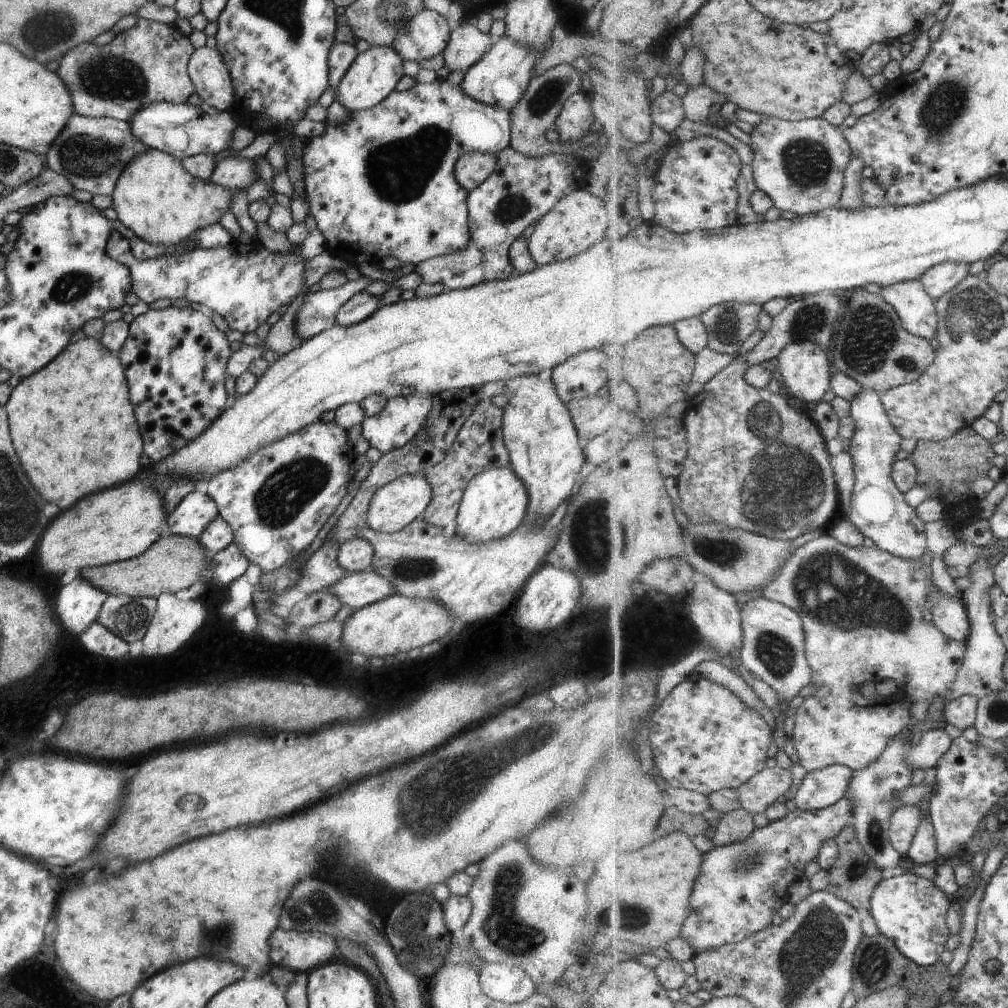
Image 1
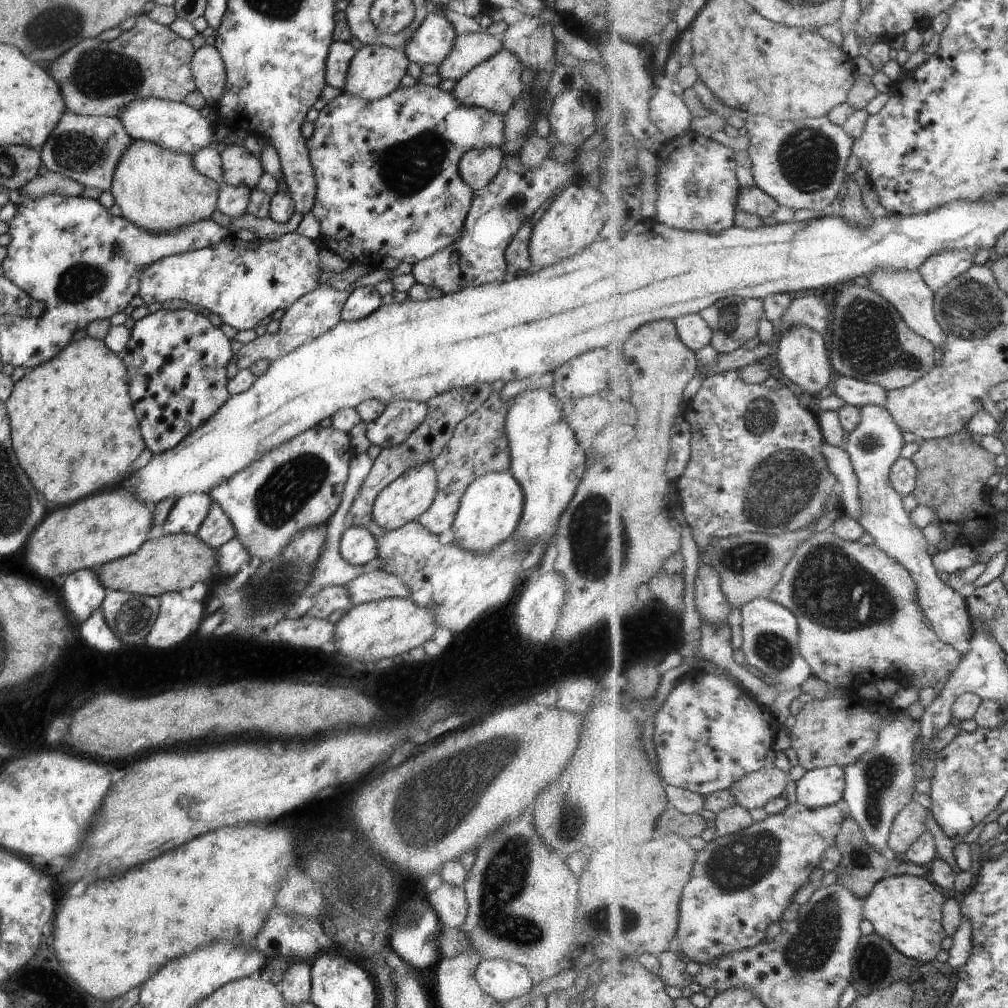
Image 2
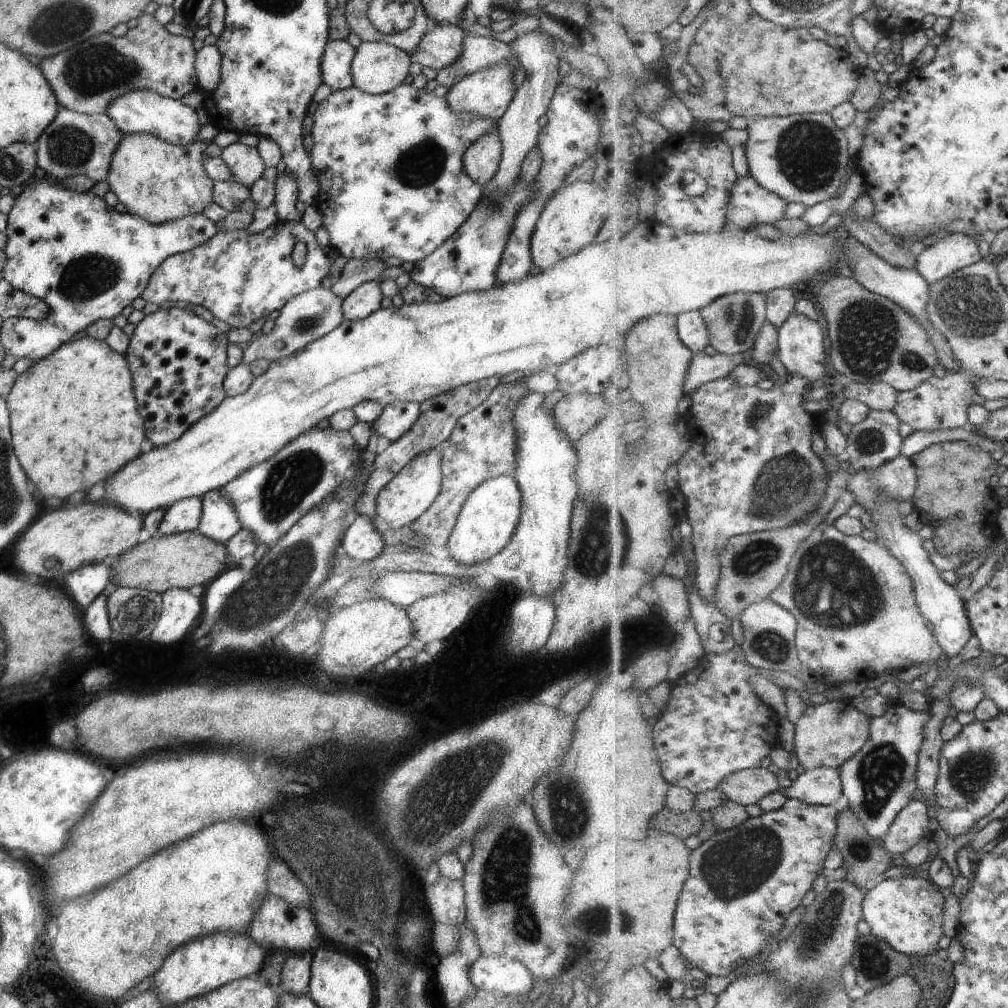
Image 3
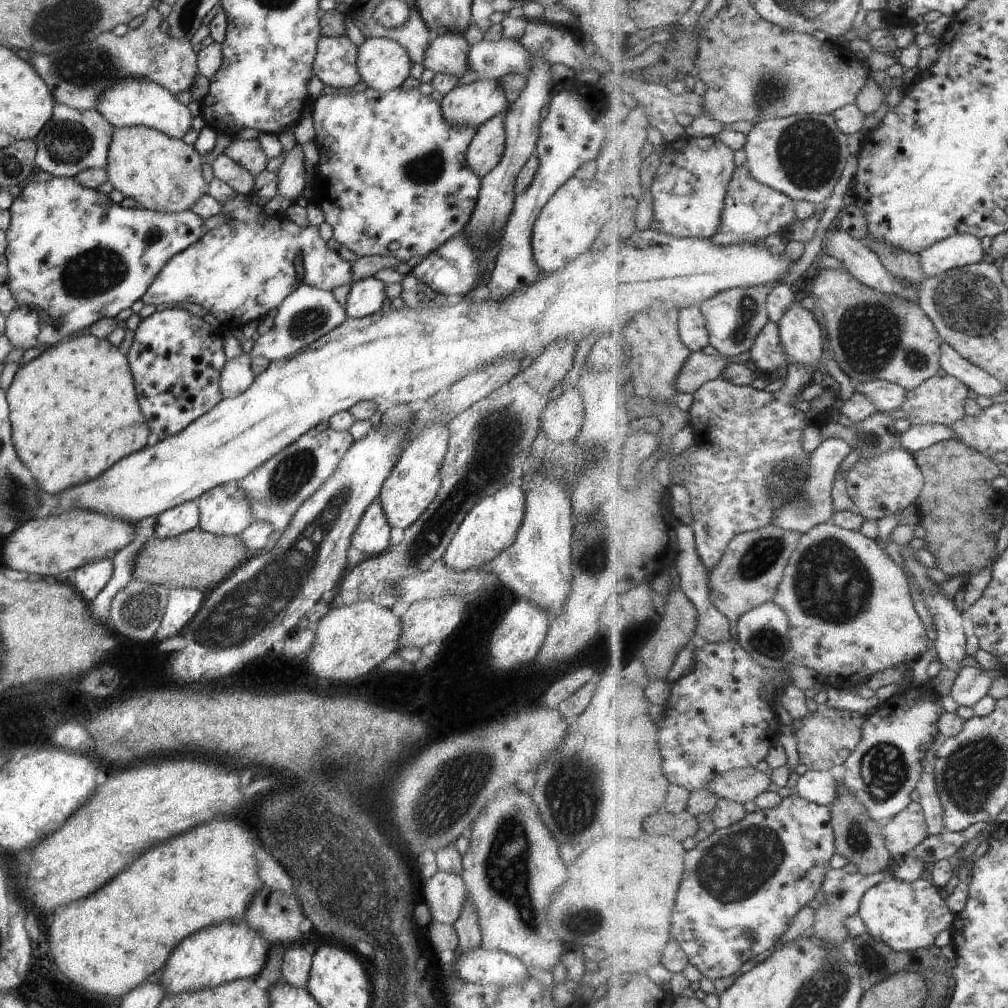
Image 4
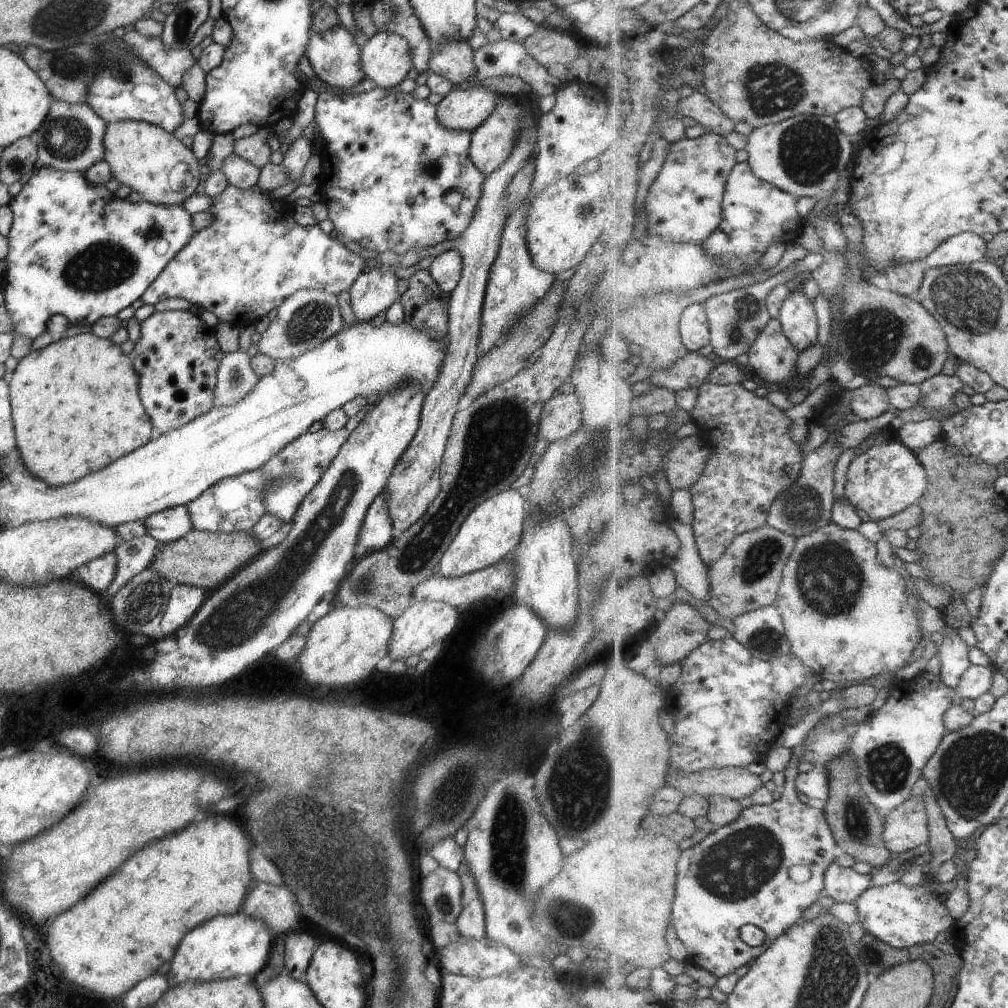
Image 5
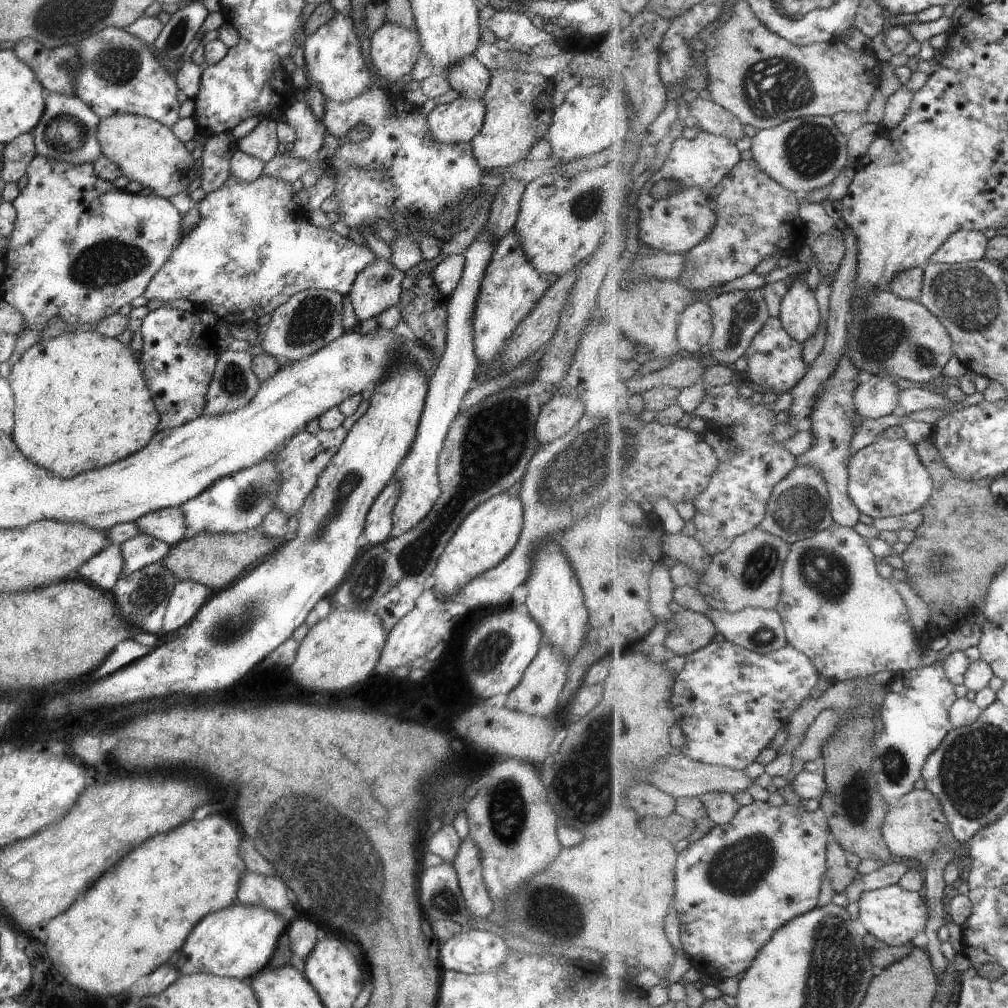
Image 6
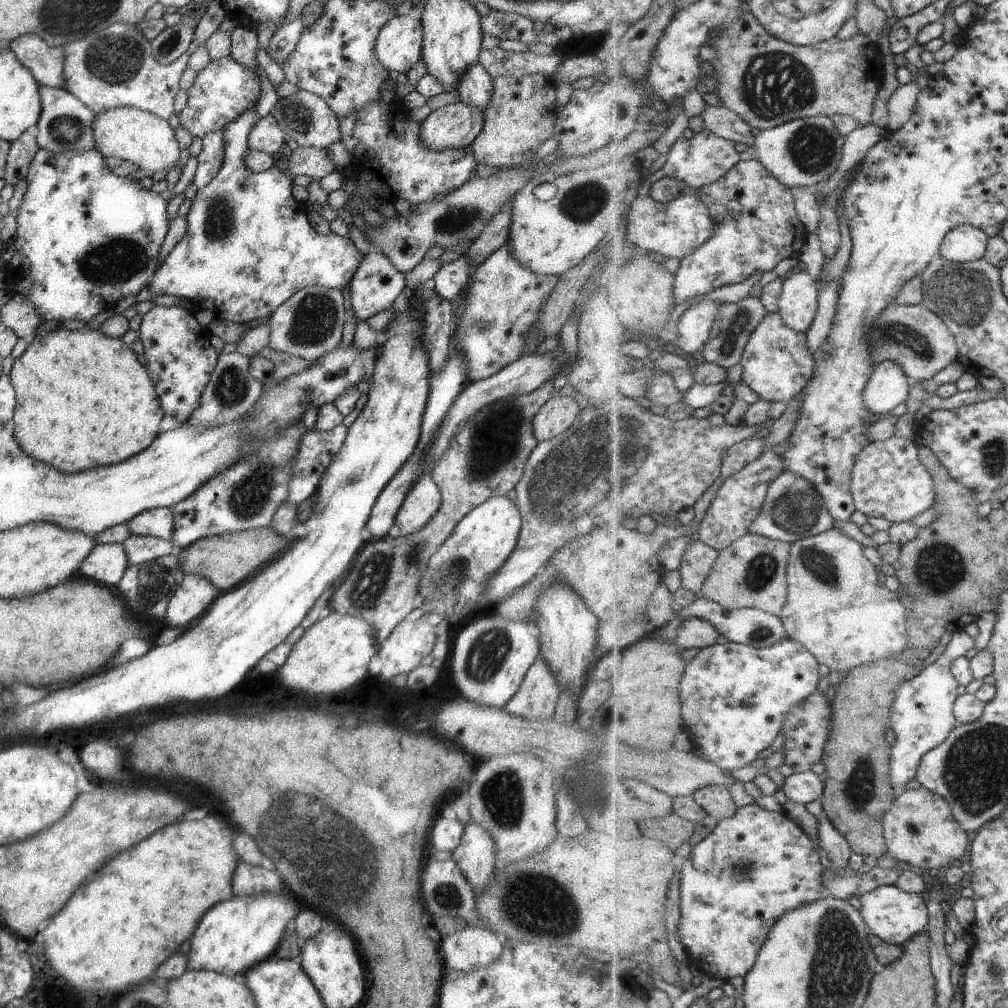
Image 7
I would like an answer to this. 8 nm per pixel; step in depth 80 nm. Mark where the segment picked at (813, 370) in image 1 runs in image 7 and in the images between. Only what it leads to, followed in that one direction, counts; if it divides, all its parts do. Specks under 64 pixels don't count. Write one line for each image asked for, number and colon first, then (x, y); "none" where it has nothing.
2: (802, 357)
3: (802, 345)
4: (802, 336)
5: (798, 318)
6: (800, 310)
7: (798, 302)

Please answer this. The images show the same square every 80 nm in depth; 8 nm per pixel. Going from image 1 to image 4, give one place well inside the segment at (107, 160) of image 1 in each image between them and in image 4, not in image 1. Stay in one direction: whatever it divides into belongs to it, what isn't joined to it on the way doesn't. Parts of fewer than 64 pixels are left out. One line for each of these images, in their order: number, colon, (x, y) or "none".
2: (84, 148)
3: (72, 143)
4: (70, 141)

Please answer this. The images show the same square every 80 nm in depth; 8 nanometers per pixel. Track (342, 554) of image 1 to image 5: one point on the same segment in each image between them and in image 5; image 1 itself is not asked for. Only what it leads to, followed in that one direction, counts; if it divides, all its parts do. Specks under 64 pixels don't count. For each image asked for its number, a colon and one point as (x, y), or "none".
2: (357, 546)
3: (361, 540)
4: (371, 536)
5: (376, 531)

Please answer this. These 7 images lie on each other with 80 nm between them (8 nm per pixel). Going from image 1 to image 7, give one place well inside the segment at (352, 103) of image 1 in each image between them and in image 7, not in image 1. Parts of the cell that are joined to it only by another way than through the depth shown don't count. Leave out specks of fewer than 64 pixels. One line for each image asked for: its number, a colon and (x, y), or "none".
2: (374, 71)
3: (377, 67)
4: (382, 64)
5: (385, 57)
6: (393, 48)
7: (398, 45)

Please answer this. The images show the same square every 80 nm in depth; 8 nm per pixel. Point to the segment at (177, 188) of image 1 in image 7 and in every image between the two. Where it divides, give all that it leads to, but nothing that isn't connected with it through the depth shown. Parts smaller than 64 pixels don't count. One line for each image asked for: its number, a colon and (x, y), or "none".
2: (156, 189)
3: (159, 181)
4: (160, 173)
5: (151, 161)
6: (147, 152)
7: (126, 132)

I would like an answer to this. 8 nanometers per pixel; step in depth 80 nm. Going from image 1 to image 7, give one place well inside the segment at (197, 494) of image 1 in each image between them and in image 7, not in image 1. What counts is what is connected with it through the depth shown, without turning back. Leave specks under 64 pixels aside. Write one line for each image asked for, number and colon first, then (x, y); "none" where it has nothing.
2: (187, 513)
3: (183, 515)
4: (182, 517)
5: (167, 525)
6: (166, 525)
7: (157, 522)

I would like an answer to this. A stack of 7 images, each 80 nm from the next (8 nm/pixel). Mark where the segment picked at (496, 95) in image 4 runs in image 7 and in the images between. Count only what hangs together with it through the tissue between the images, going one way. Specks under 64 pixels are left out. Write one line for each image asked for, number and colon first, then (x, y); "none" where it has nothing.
5: (465, 109)
6: (458, 121)
7: (453, 126)

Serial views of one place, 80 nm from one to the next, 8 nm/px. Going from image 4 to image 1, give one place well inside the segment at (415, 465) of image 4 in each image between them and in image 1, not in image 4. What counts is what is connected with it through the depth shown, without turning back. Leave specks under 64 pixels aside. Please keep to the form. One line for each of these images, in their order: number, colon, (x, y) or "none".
1: (395, 504)
2: (402, 500)
3: (408, 494)

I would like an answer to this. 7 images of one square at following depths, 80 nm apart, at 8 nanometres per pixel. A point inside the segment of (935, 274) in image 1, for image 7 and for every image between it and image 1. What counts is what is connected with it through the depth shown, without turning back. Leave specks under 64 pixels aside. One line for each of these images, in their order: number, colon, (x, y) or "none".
2: (939, 271)
3: (951, 253)
4: (961, 250)
5: (967, 247)
6: (965, 246)
7: (965, 243)

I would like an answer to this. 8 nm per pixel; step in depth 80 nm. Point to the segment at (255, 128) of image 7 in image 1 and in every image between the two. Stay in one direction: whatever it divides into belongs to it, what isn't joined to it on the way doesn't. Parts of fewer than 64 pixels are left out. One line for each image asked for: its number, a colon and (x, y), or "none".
1: (233, 172)
2: (239, 167)
3: (246, 166)
4: (248, 153)
5: (254, 148)
6: (261, 141)

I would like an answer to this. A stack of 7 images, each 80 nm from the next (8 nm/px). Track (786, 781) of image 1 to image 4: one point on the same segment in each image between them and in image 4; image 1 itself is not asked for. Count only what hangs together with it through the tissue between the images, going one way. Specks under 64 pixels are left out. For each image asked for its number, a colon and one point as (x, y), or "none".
2: (756, 789)
3: (746, 787)
4: (742, 785)

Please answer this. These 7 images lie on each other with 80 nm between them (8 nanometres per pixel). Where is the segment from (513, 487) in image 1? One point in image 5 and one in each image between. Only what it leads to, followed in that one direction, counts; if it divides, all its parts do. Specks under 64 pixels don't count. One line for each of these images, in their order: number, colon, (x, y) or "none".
2: (489, 509)
3: (489, 516)
4: (490, 526)
5: (490, 531)

